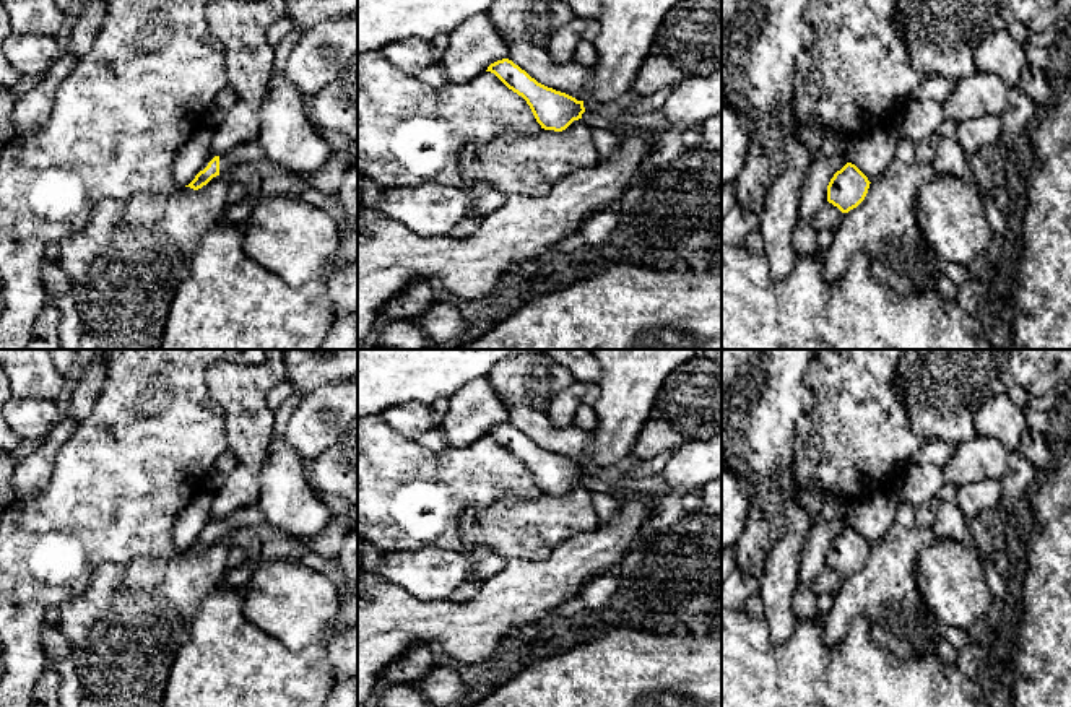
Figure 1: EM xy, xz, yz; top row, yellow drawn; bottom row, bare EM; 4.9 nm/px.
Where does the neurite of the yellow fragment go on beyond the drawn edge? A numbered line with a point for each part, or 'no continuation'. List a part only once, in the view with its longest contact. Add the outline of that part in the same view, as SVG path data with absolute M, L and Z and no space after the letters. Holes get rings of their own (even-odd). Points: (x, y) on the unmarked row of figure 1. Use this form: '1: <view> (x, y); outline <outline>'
1: xy (252, 516); outline M257 504L250 507L242 507L229 517L219 520L219 538L226 536L228 533L237 533L244 527L258 527L265 522L265 515Z

